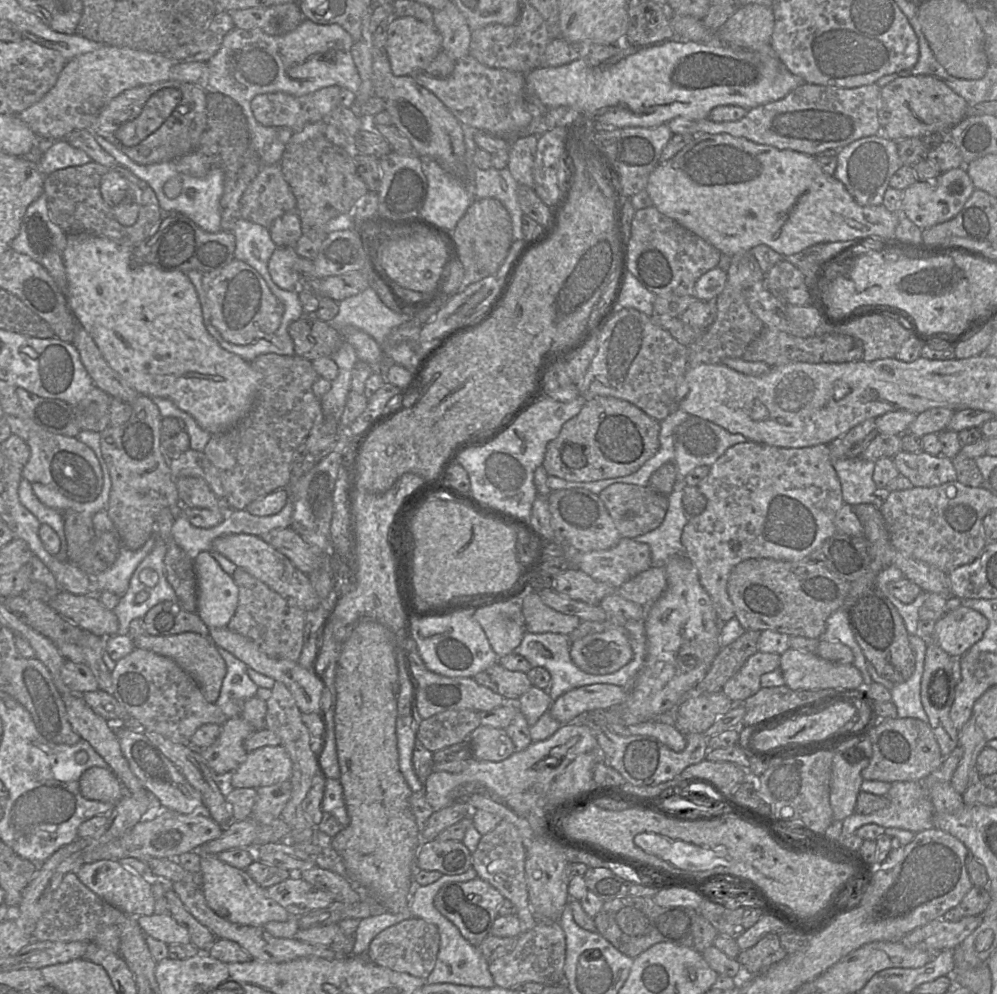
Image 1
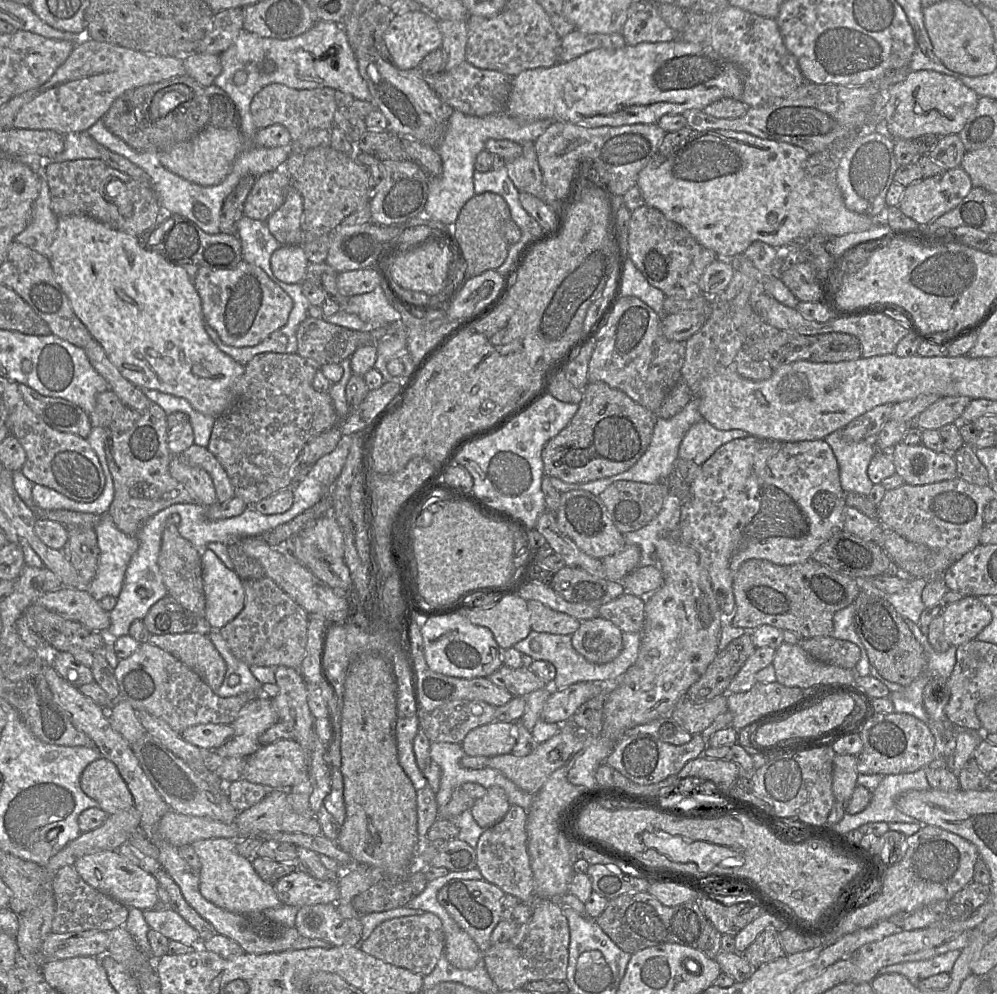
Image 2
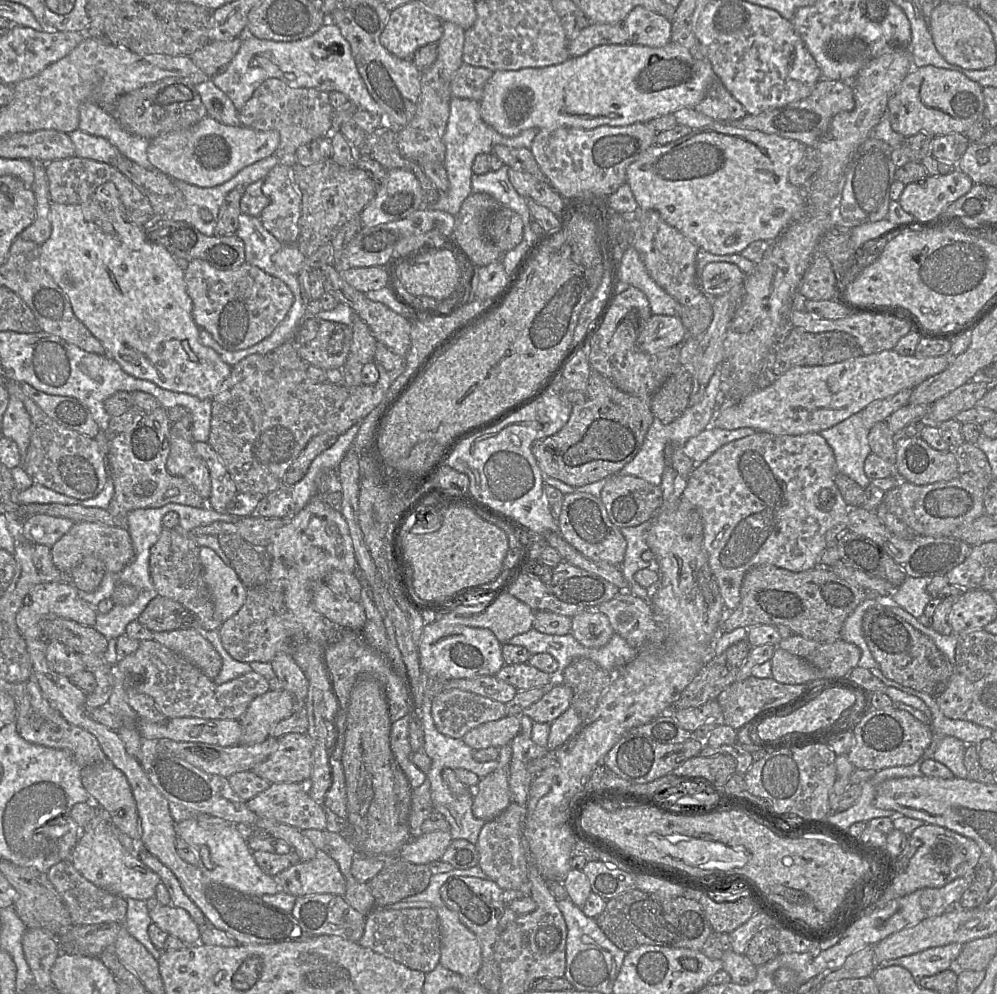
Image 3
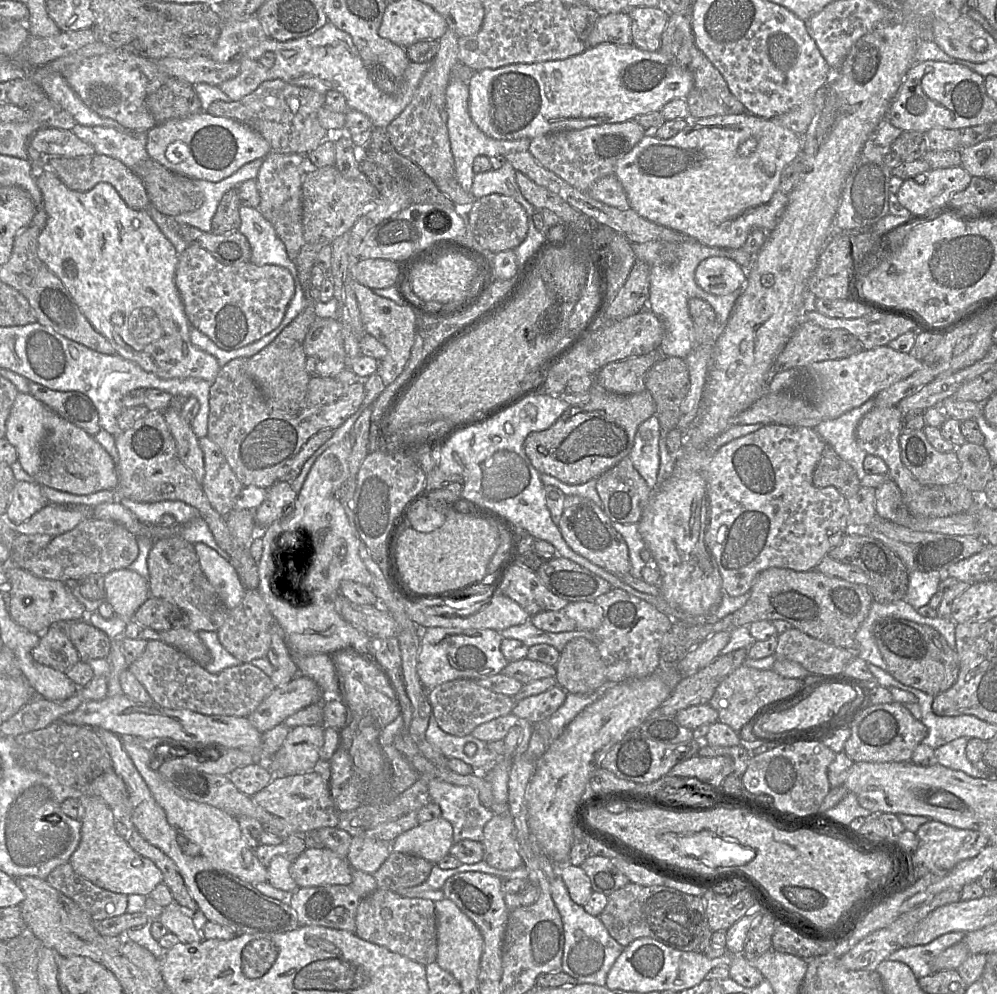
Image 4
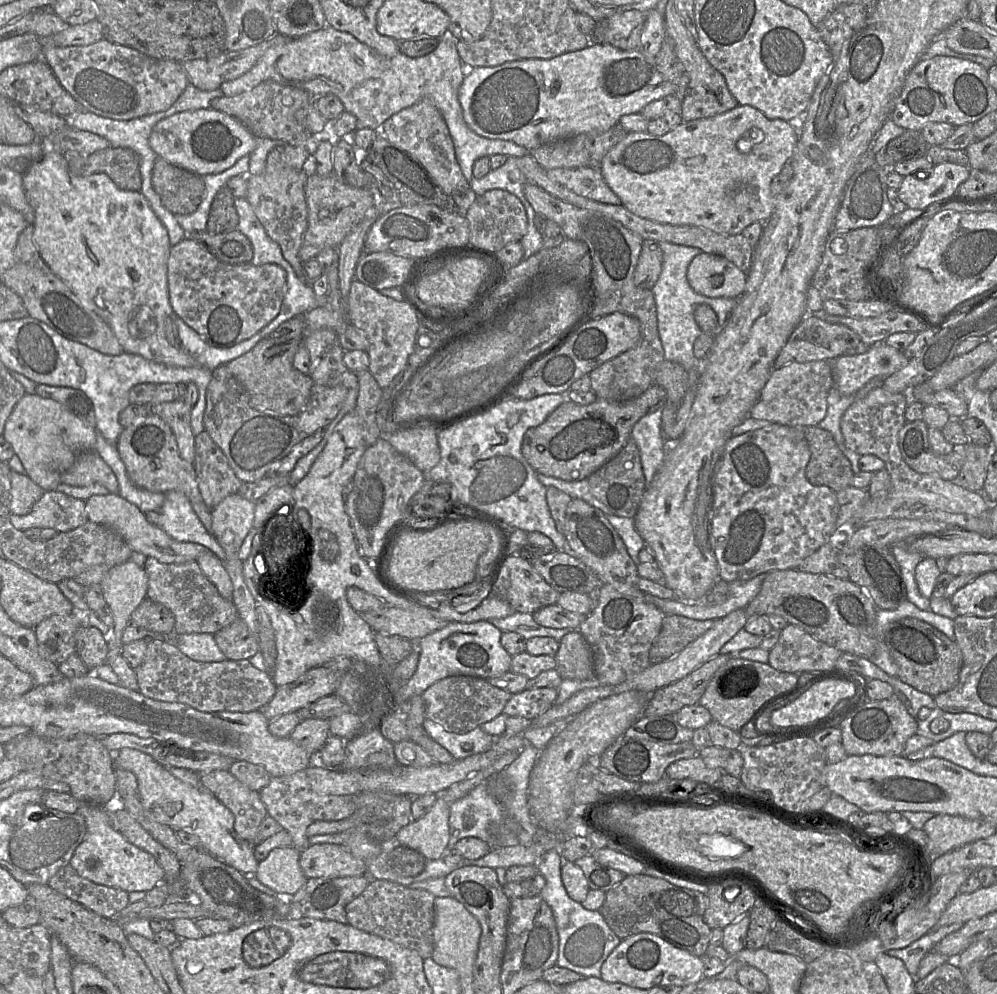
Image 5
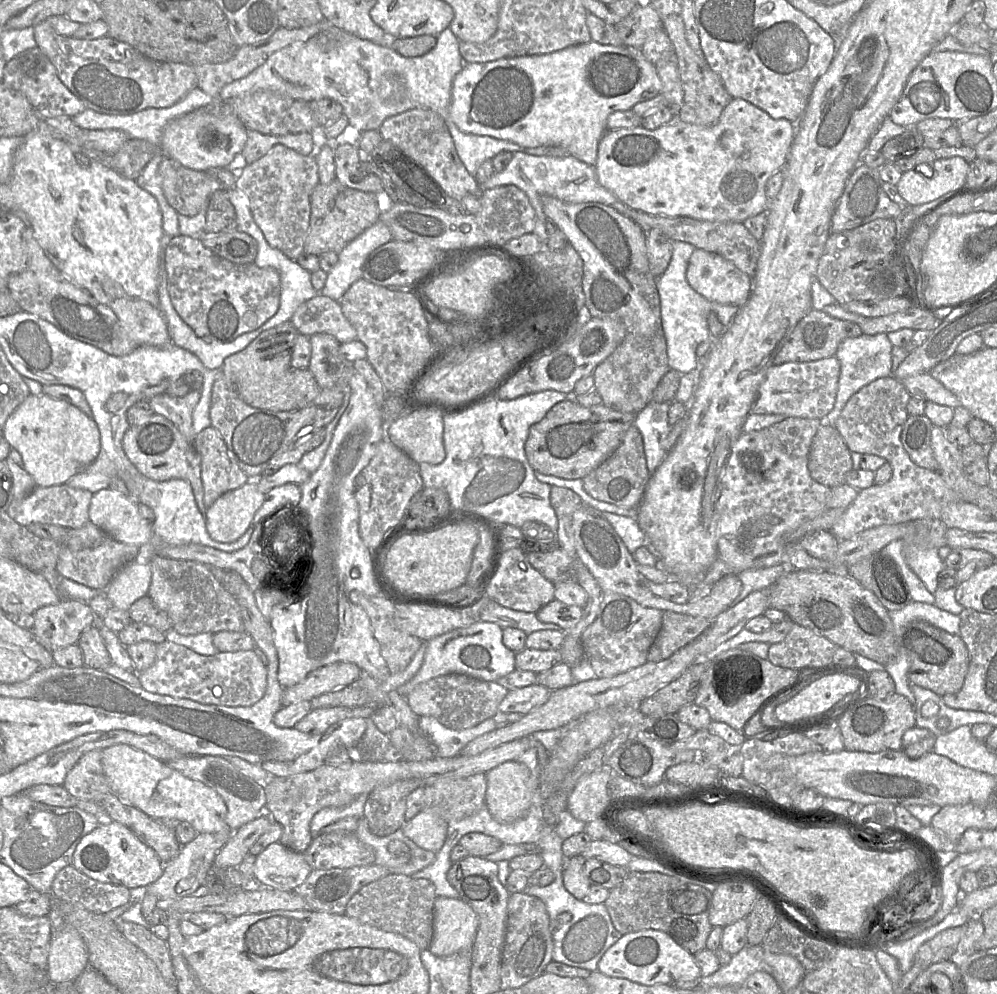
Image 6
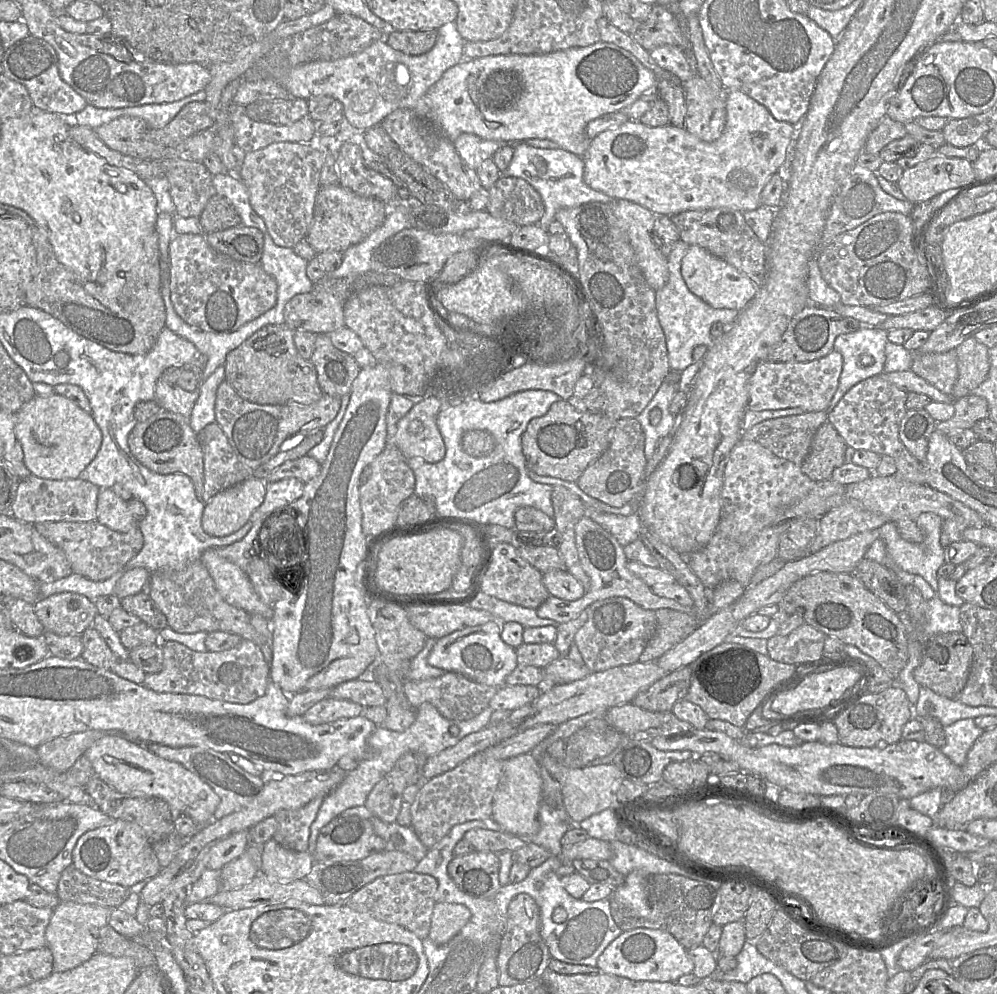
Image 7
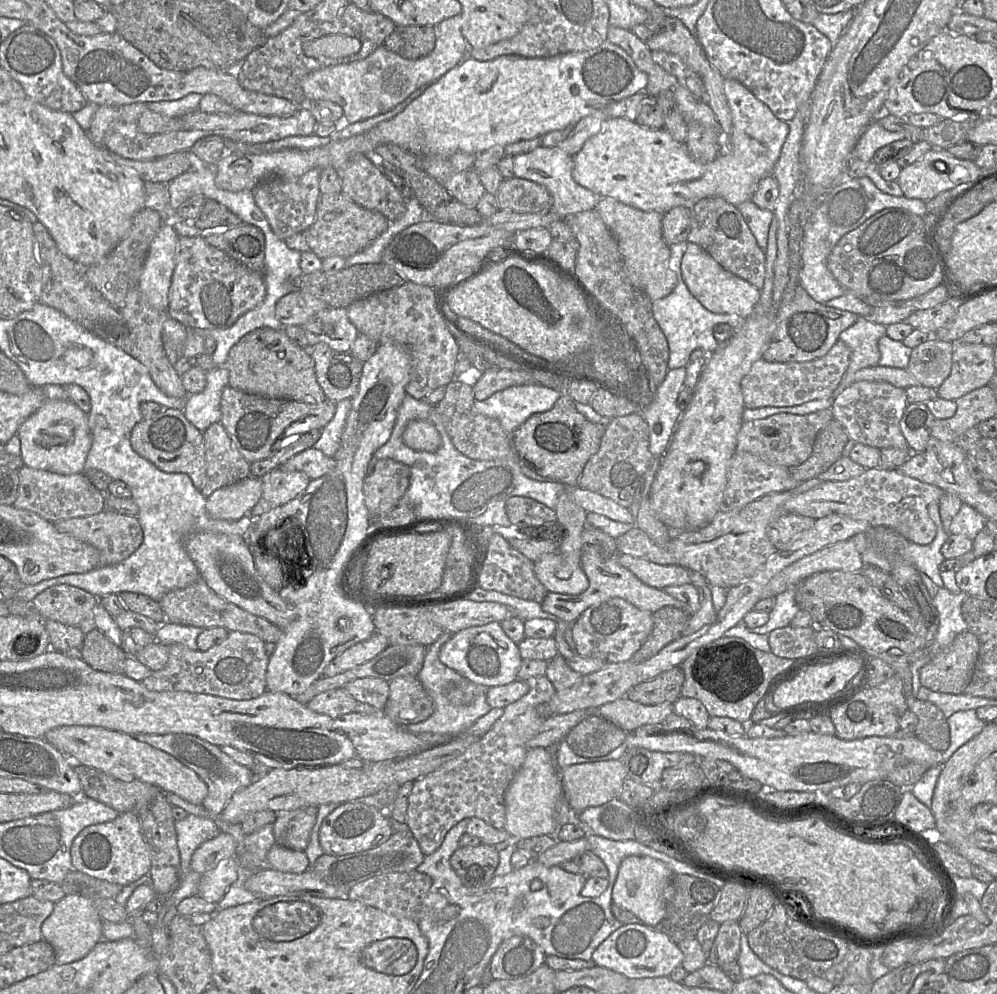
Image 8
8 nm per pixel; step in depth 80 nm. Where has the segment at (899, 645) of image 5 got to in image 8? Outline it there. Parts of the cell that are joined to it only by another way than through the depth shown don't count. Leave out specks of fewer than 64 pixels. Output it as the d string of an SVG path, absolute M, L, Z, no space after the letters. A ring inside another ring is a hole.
M966 630L959 633L952 643L940 651L920 670L920 682L935 692L962 694L968 686L979 653L979 641L970 631Z

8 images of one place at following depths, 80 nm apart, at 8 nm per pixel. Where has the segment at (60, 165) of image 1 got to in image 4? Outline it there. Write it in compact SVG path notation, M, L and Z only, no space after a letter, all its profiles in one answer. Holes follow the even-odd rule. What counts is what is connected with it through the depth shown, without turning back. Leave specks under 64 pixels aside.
M78 123L71 131L90 144L96 154L118 159L130 169L151 159L146 150L147 132L120 132L115 128Z

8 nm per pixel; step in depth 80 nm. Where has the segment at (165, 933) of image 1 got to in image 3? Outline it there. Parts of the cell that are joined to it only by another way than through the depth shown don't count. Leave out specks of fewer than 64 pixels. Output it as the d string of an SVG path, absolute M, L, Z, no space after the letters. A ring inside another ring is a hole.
M173 905L160 906L149 910L154 924L172 935L186 945L192 946L200 943L201 927L193 920L187 911Z

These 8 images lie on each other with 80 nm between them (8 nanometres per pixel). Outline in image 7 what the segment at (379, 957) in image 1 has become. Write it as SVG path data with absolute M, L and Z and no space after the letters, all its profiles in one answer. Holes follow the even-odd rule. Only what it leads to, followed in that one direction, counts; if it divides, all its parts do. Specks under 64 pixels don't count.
M404 872L373 880L357 890L345 904L352 910L369 914L380 921L399 925L423 941L429 937L437 889L438 882L433 876Z

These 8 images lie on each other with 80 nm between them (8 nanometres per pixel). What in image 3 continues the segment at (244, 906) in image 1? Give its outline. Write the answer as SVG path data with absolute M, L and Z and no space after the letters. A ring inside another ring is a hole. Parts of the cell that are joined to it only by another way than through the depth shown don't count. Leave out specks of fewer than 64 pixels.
M169 803L171 816L175 822L175 831L178 838L183 839L196 852L199 857L198 867L211 881L226 883L238 887L248 893L256 895L272 895L278 892L275 879L266 874L256 863L253 851L244 839L244 830L240 830L236 824L214 816L196 814L182 806Z

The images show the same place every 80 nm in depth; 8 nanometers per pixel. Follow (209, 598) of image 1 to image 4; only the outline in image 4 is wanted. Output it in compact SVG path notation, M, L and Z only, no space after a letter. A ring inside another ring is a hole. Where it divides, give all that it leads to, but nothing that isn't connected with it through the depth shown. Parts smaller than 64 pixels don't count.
M204 543L194 545L206 578L227 609L229 611L234 609L241 603L246 593L236 569L230 561L226 561L208 545Z

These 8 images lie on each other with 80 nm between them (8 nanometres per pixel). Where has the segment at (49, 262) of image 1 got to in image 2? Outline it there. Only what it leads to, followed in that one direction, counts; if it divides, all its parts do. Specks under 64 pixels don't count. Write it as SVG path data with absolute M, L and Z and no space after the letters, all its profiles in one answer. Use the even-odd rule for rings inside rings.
M43 171L40 175L40 192L35 201L29 225L15 237L15 240L32 250L50 258L50 247L54 241L58 218L52 210L49 186Z

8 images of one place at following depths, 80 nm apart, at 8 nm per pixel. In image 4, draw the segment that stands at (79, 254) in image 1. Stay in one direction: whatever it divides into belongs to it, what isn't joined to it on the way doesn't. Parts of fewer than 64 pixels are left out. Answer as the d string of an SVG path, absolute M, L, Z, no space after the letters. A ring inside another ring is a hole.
M46 168L36 175L36 183L41 190L43 207L47 213L46 226L38 236L38 256L48 269L61 280L80 311L91 323L94 329L110 341L118 355L138 364L145 371L151 372L160 378L198 378L214 382L221 366L214 356L197 348L190 340L191 324L185 313L184 304L175 283L176 266L178 261L177 251L162 233L148 211L130 208L115 188L106 182L98 183L91 190L86 192L74 191L67 188L53 171Z

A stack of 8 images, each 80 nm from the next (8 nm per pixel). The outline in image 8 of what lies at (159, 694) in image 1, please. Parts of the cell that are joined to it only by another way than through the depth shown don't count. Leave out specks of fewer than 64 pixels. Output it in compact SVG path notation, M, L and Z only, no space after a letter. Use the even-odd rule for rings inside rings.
M230 631L222 643L206 651L191 650L179 643L168 647L166 666L141 682L148 690L202 693L233 700L250 700L267 692L269 655L265 642L253 634Z

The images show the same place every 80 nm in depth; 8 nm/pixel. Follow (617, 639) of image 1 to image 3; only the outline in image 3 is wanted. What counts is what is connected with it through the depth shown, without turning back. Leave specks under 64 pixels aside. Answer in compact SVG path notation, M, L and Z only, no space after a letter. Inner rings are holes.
M586 609L572 617L571 634L584 647L600 648L610 641L614 630L606 615L597 609Z

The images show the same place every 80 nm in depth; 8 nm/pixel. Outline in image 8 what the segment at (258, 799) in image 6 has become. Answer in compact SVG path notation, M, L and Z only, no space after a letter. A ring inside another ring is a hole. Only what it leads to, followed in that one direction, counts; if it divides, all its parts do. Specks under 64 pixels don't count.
M184 733L169 734L144 734L134 736L139 741L145 742L153 748L170 754L186 767L194 771L208 786L208 793L203 801L203 806L208 811L210 818L221 817L221 814L239 790L254 782L254 774L251 769L238 764L230 756L223 752L222 748L211 744L194 735Z

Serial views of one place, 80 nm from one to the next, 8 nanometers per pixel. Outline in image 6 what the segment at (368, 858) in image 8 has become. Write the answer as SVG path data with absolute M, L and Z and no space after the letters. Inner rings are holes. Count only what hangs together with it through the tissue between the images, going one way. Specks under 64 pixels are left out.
M377 864L345 869L312 870L306 880L293 891L305 900L311 910L345 914L345 907L353 895L364 886L390 873L389 869Z

